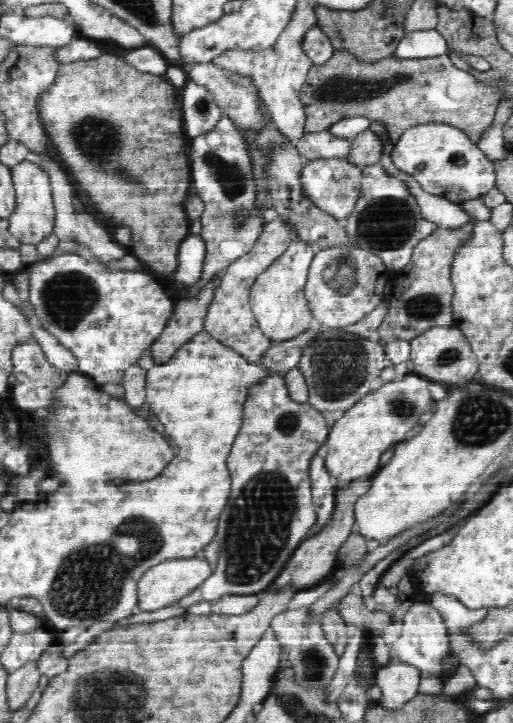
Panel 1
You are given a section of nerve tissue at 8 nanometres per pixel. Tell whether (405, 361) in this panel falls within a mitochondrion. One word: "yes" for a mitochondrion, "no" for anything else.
no

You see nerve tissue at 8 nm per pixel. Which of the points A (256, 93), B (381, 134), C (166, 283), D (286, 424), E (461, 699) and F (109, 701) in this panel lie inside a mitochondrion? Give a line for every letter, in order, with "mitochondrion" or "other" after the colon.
A: other
B: other
C: other
D: mitochondrion
E: other
F: mitochondrion

